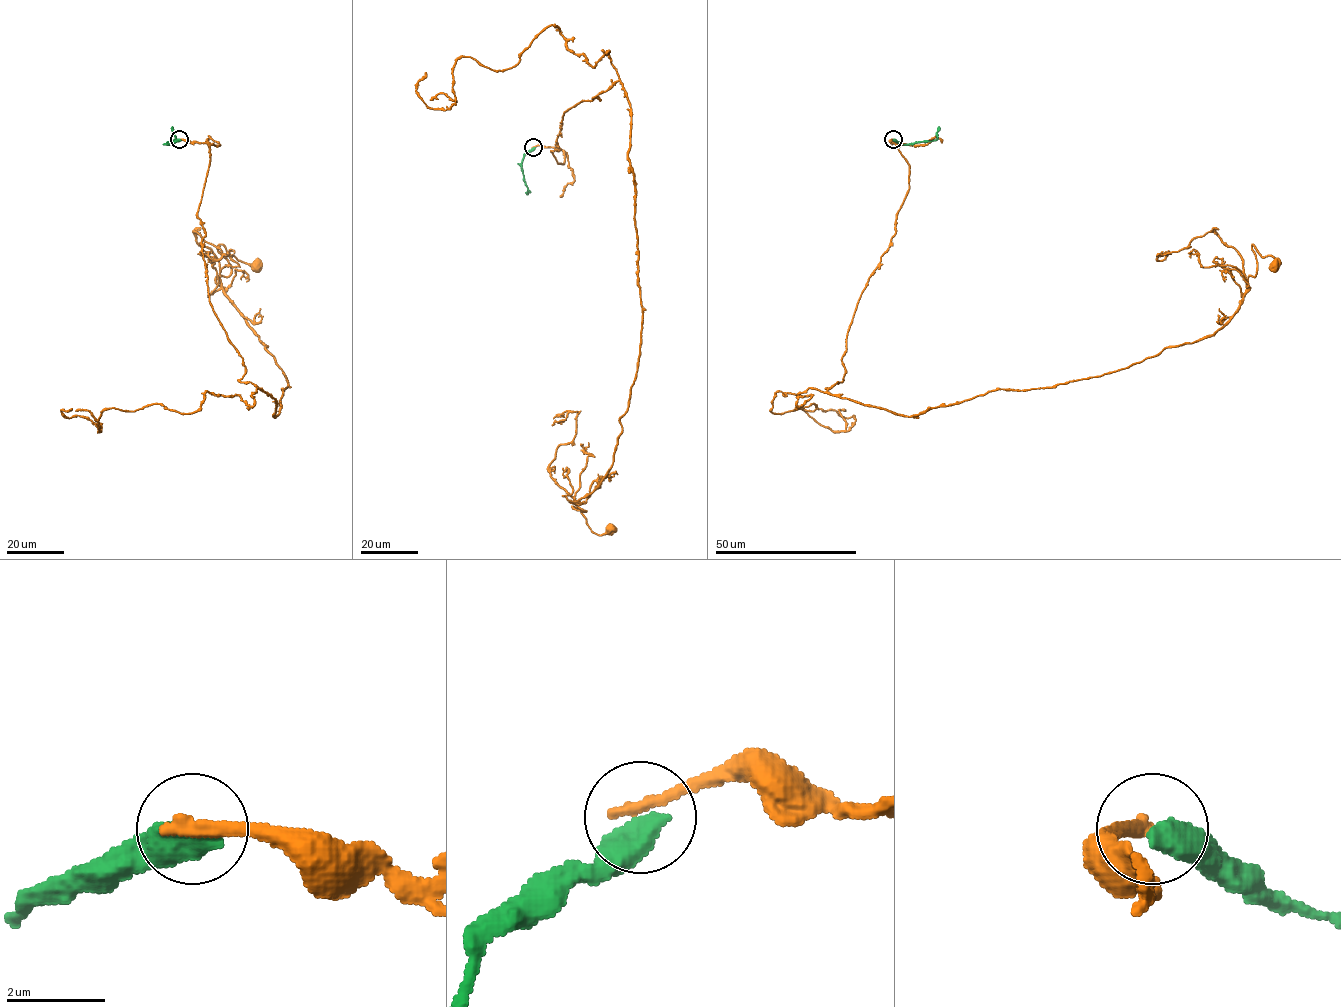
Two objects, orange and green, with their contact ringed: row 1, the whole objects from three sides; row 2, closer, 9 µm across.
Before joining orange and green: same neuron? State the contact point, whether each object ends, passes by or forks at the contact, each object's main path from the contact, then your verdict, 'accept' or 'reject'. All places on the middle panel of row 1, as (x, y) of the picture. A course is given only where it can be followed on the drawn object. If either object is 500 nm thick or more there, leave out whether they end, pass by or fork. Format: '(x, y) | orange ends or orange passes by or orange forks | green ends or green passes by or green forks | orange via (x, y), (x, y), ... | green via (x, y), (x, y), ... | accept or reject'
(533, 147) | orange via (533, 147), (562, 164), (563, 114), (621, 83), (641, 343), (611, 468), (570, 502), (611, 527) | green via (533, 147), (521, 164), (523, 181), (529, 191), (527, 193) | reject

